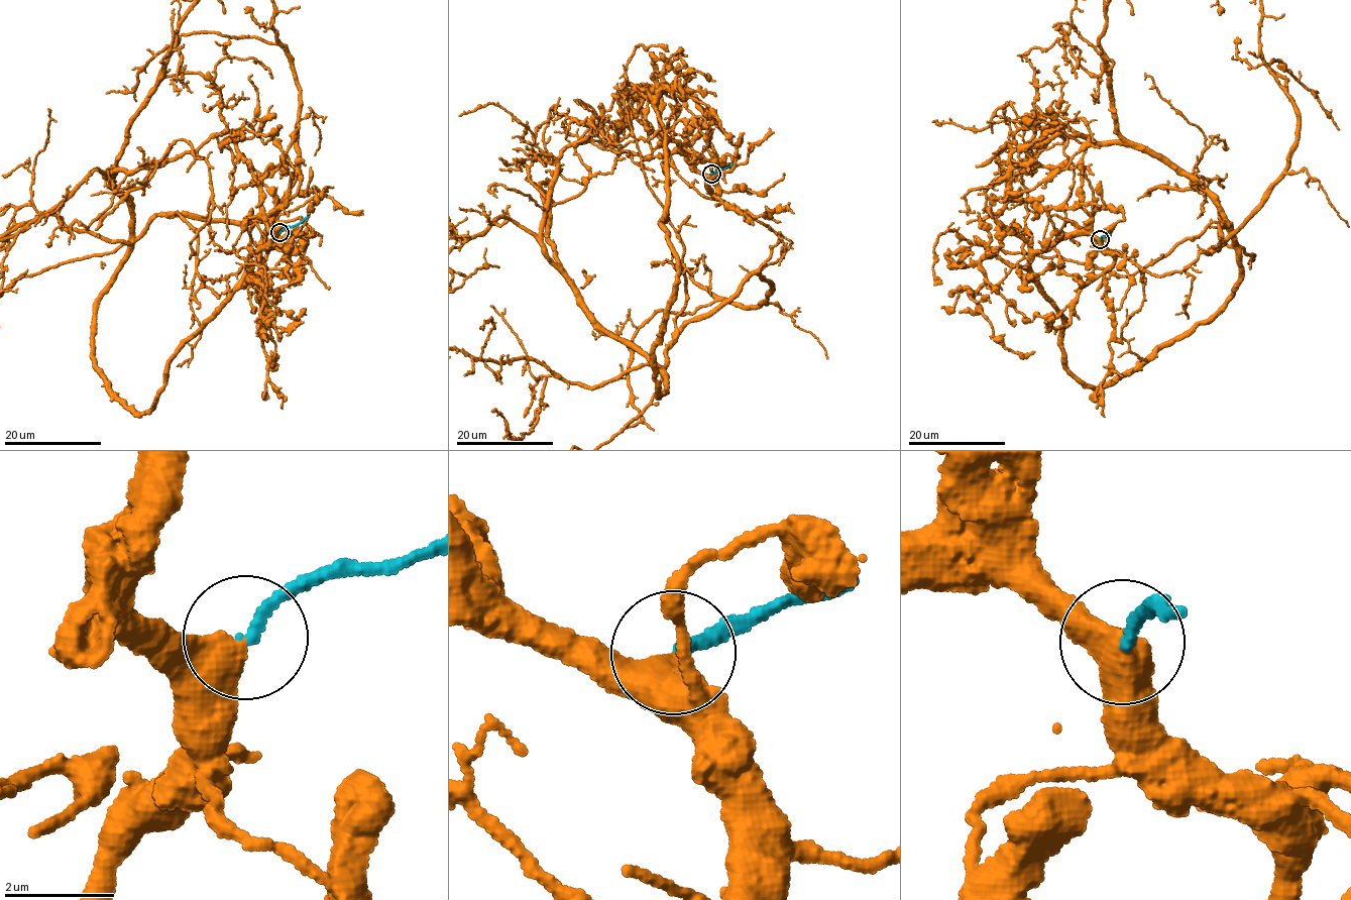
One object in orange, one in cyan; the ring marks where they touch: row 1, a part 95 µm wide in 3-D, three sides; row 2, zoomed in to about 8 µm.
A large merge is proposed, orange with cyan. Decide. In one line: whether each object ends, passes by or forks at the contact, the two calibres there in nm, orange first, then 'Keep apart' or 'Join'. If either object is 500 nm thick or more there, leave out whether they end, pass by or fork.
Thickness 500 nm (orange) against 190 nm. Join

